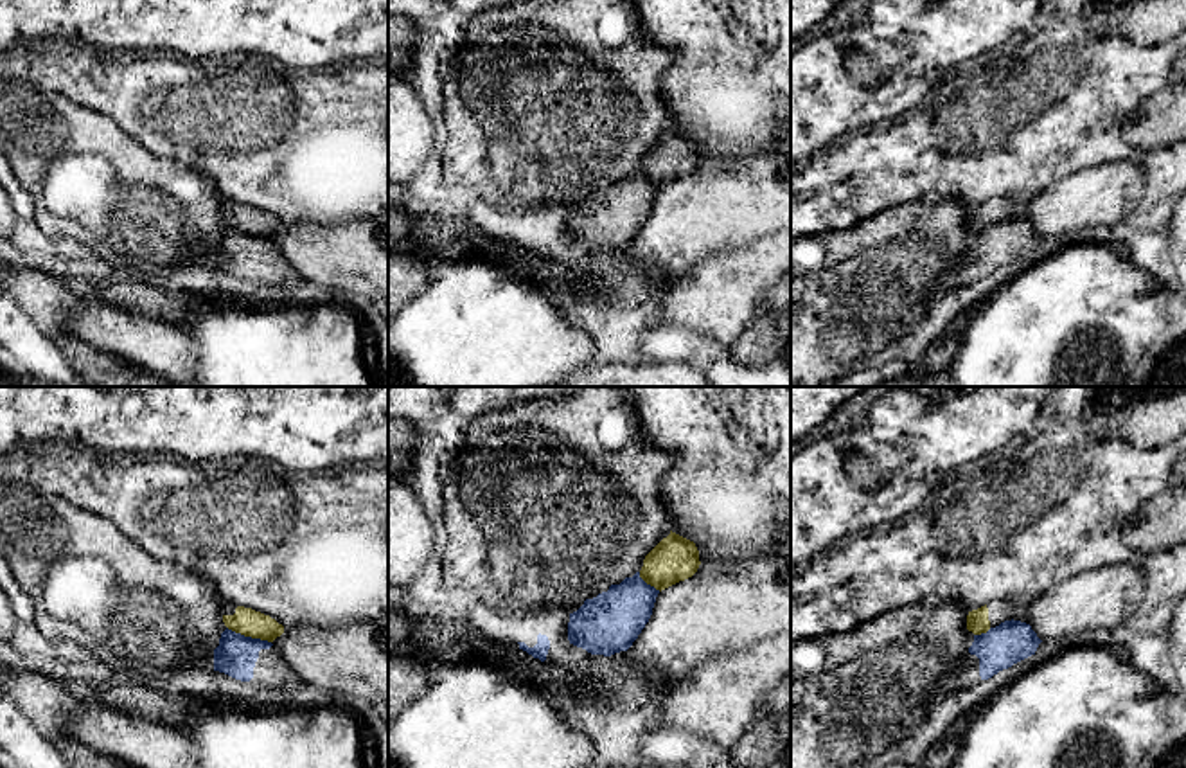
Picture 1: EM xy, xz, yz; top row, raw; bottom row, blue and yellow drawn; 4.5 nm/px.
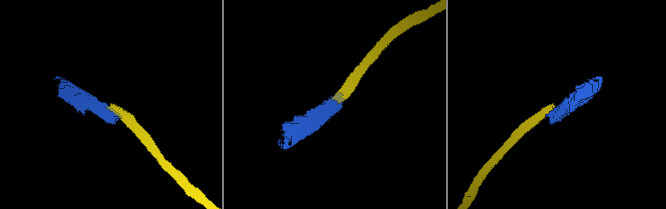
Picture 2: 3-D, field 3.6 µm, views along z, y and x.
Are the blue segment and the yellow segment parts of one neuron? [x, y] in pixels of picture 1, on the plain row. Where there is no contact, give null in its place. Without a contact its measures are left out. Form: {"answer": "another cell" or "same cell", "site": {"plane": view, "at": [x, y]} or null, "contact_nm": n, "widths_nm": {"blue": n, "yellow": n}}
{"answer": "another cell", "site": {"plane": "xy", "at": [248, 234]}, "contact_nm": 220, "widths_nm": {"blue": 190, "yellow": 120}}

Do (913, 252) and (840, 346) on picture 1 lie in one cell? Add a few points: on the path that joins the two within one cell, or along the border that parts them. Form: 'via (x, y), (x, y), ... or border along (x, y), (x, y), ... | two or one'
via (890, 276), (843, 322) | one

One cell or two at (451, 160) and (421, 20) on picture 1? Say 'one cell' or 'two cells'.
two cells

